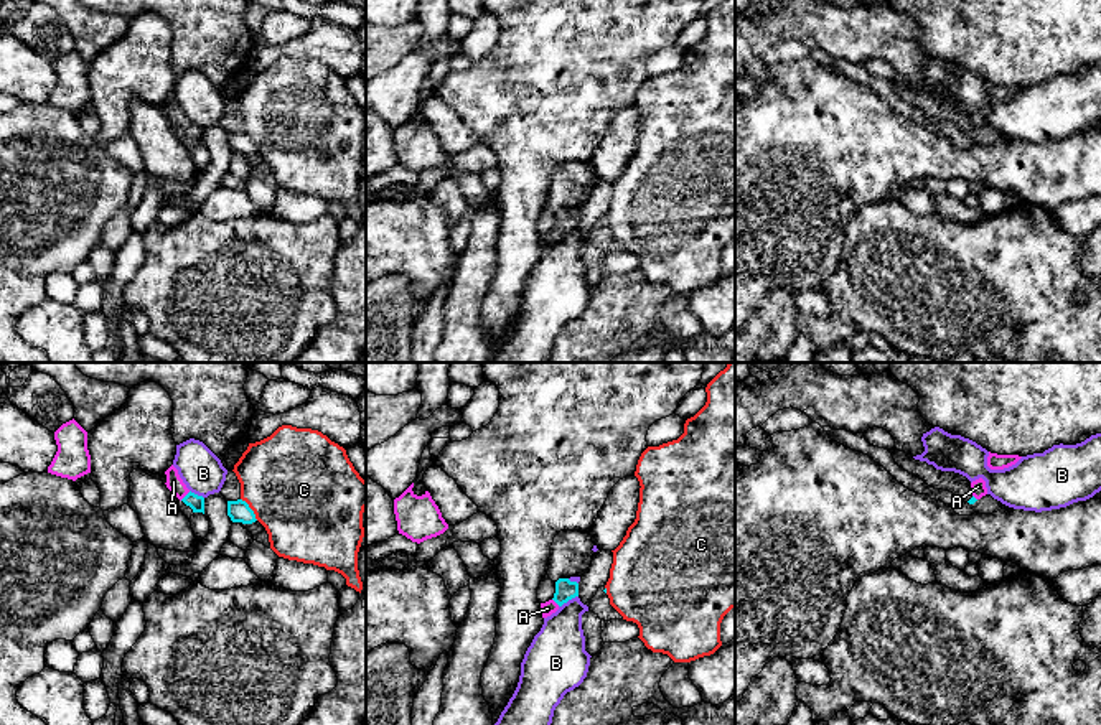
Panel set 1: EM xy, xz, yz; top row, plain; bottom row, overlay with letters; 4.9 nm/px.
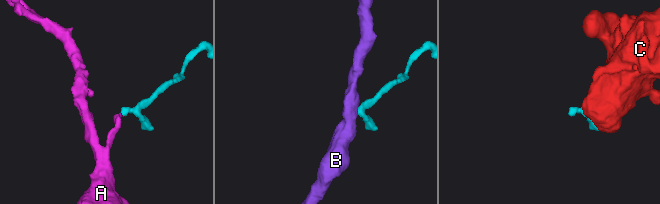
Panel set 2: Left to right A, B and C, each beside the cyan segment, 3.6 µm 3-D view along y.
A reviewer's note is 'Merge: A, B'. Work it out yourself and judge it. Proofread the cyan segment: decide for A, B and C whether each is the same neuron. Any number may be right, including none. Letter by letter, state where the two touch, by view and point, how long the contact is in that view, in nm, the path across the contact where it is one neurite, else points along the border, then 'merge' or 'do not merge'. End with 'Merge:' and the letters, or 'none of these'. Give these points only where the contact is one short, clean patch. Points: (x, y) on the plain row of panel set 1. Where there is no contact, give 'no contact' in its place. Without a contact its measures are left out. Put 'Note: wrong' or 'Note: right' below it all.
A: meets cyan in xy at (187, 126); contact 70 nm long; runs through xy (196, 134), (187, 126), (173, 112); merge
B: meets cyan in xz at (567, 231); contact 110 nm long; border along xz (577, 226), (559, 238); do not merge
C: meets cyan in xy at (251, 140); contact 140 nm long; do not merge
Merge: A
Note: wrong

